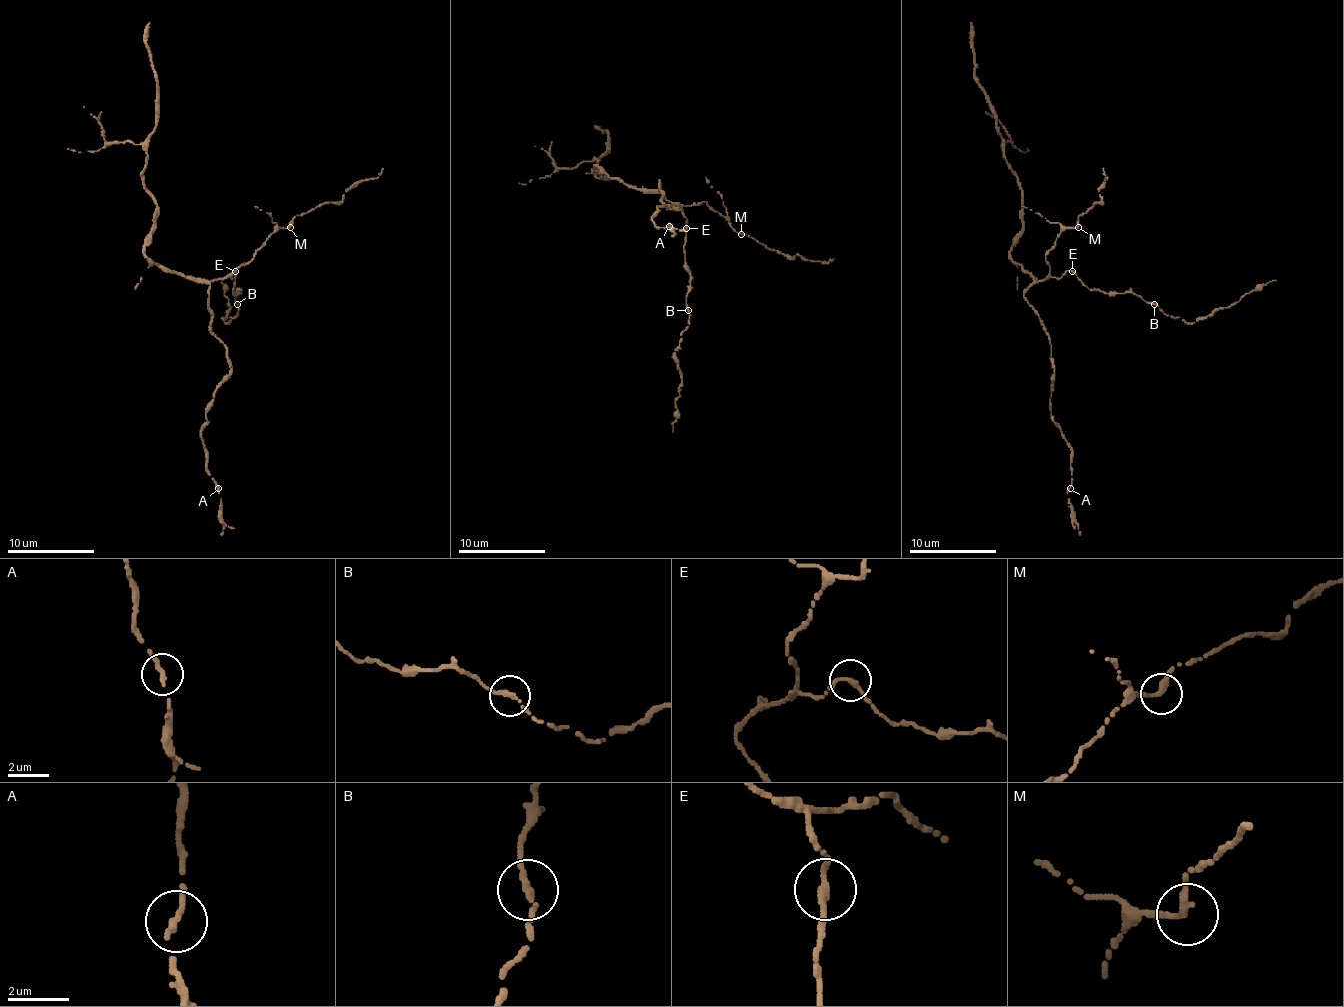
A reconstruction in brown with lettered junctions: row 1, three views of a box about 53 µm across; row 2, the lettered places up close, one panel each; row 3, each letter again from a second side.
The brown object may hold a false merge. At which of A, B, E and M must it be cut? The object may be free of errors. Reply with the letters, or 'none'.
none

